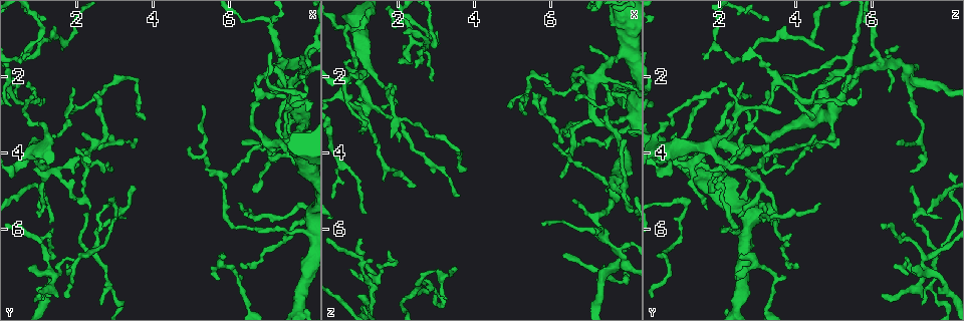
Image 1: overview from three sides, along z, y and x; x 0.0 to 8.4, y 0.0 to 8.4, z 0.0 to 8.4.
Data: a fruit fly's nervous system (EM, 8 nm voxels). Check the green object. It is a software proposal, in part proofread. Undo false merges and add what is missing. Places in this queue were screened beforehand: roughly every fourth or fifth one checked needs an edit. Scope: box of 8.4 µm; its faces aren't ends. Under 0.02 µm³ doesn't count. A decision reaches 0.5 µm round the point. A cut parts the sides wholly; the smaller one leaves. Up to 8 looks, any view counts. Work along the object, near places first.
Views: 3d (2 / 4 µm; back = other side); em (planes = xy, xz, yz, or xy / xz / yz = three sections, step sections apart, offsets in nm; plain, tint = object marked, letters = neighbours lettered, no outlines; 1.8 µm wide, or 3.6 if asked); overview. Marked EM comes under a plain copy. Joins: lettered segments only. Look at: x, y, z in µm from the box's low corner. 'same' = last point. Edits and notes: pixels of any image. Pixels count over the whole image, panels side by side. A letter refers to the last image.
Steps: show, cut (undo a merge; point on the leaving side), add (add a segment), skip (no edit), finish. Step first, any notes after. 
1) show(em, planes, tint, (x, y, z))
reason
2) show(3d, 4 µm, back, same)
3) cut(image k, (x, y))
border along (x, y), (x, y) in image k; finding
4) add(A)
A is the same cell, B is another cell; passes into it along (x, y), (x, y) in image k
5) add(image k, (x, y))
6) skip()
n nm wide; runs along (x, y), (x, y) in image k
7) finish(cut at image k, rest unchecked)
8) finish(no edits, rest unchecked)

show(3d, 2 µm, (7.40, 1.75, 6.10))
abrupt turn

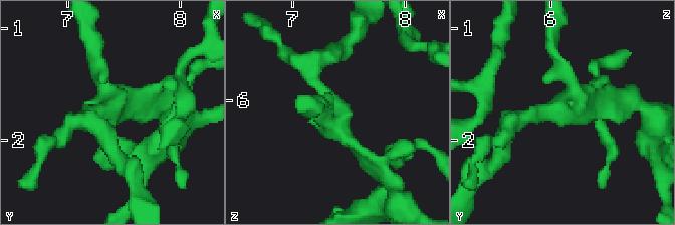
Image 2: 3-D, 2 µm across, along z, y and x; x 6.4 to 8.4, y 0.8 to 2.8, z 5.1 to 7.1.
show(em, 3.6 µm, planes, letters, (7.36, 1.72, 6.12))

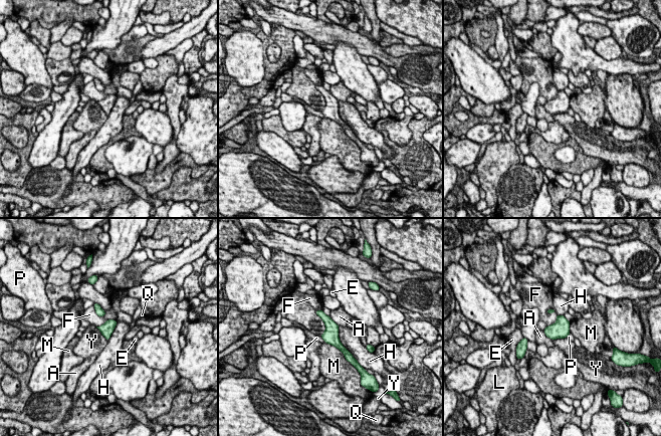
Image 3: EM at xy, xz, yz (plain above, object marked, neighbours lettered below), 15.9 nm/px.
skip()
200 nm wide; A, E, F, H, L, M, P, Q and Y are other cells; runs along (319, 312), (347, 354) in image 3; continuous, no second neuron

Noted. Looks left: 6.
show(em, yz, step 4, tint, (7.95, 3.05, 4.50))
calibre changes

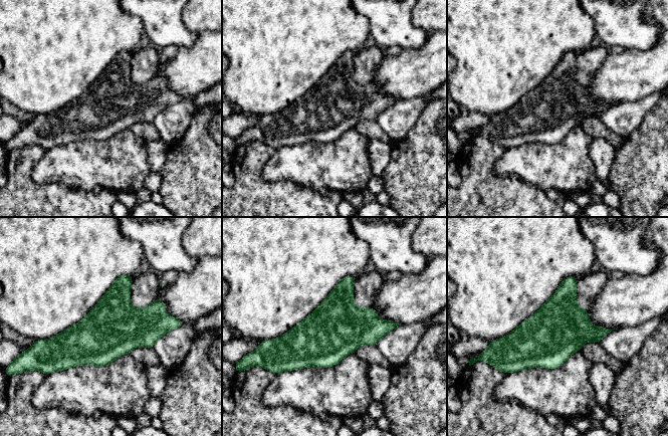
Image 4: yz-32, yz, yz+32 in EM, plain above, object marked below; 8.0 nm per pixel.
show(em, planes, tint, same)
cut it another way

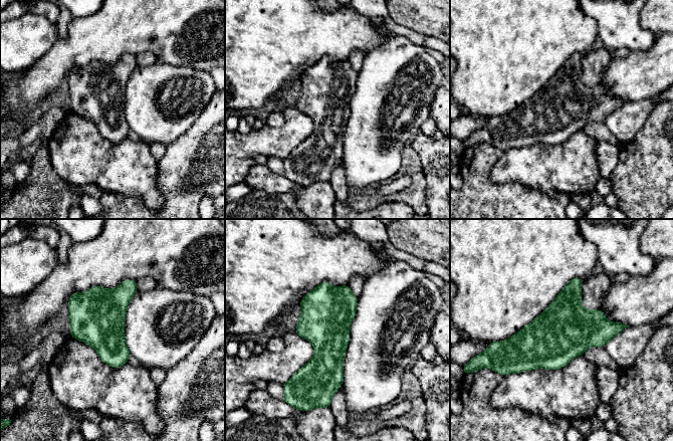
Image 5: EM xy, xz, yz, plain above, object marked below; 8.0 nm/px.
show(em, planes, letters, same)
what lies round it

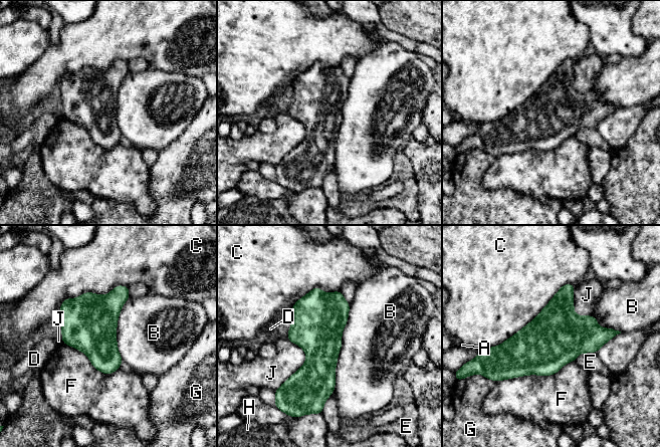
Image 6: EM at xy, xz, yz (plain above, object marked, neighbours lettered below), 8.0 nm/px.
skip()
A, B, C, D, E, F, G, H and J are other cells; border along (350, 303), (333, 391) in image 6; one neuron here

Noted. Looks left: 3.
show(3d, 4 µm, (2.10, 3.50, 0.90))
thin end

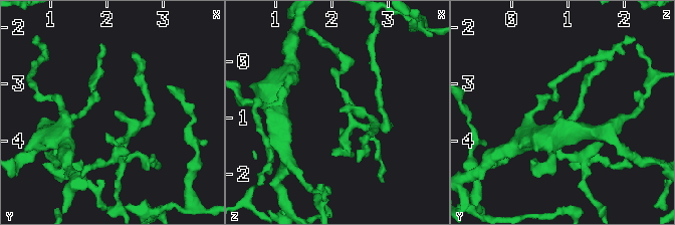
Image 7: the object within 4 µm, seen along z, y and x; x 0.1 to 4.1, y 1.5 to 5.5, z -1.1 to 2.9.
show(em, planes, tint, (2.15, 3.45, 0.90))

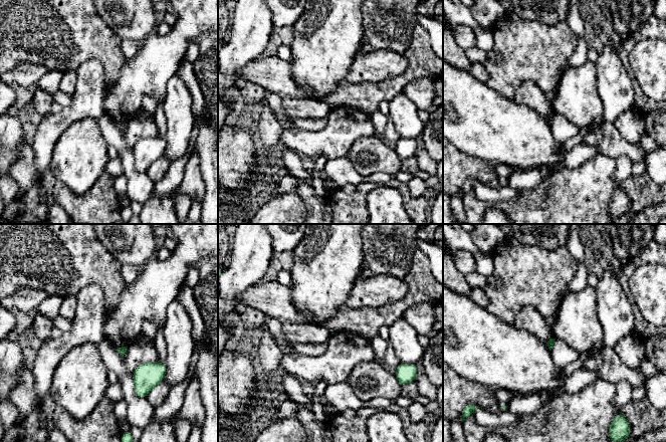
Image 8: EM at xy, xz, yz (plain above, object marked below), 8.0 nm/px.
show(em, planes, letters, same)

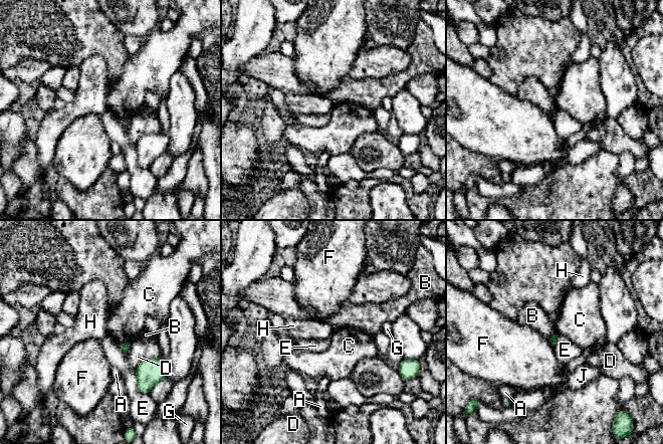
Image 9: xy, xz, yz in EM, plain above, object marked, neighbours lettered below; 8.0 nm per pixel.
skip()
D touches over 240 nm; A, B, C, D, E, F, G, H and J are other cells; border along (130, 343), (122, 343), (120, 345) in image 9; no lettered segment goes on from it

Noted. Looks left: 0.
finish(no edits, rest unchecked)

